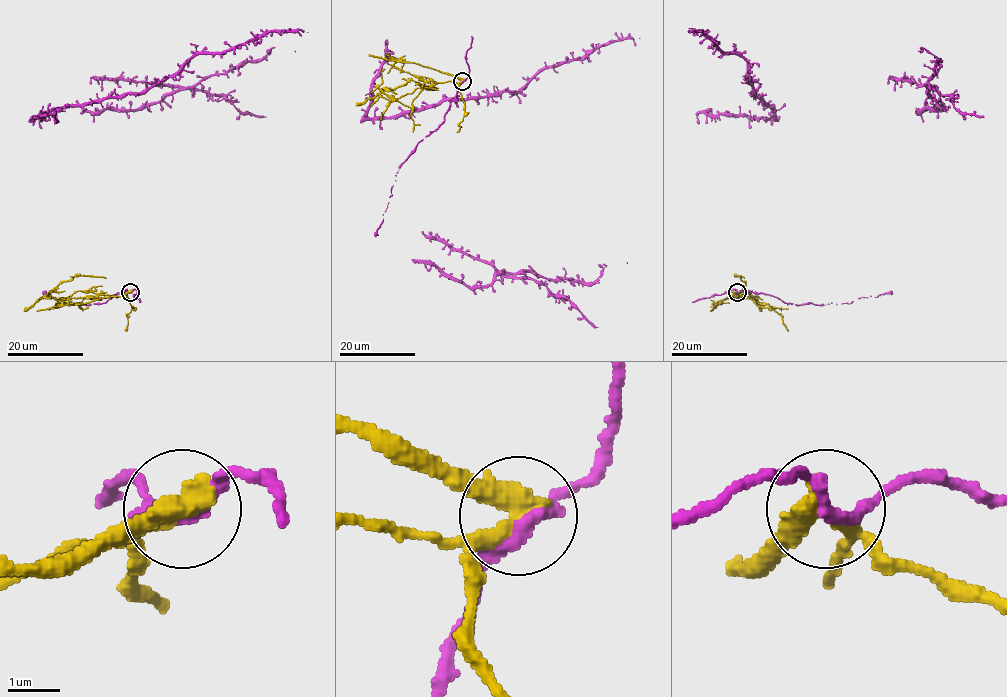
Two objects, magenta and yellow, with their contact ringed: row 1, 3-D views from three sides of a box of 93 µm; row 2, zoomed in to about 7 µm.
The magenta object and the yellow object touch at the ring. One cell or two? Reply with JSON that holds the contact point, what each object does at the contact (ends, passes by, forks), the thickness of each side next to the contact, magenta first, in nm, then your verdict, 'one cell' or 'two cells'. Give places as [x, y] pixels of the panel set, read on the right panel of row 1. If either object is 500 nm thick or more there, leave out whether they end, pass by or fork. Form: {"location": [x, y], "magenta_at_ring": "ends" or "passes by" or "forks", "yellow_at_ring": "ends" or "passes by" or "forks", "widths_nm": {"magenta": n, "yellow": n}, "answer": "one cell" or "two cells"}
{"location": [737, 292], "magenta_at_ring": "forks", "yellow_at_ring": "passes by", "widths_nm": {"magenta": 200, "yellow": 400}, "answer": "two cells"}

